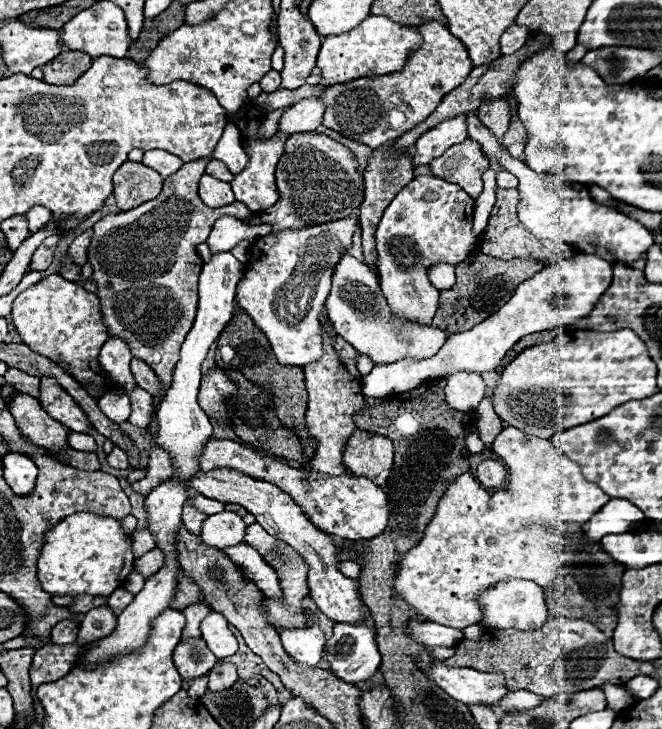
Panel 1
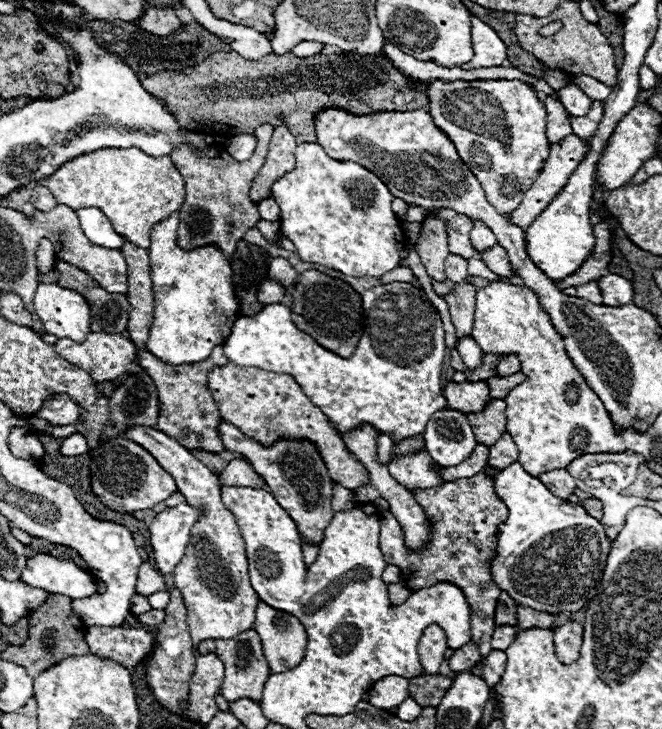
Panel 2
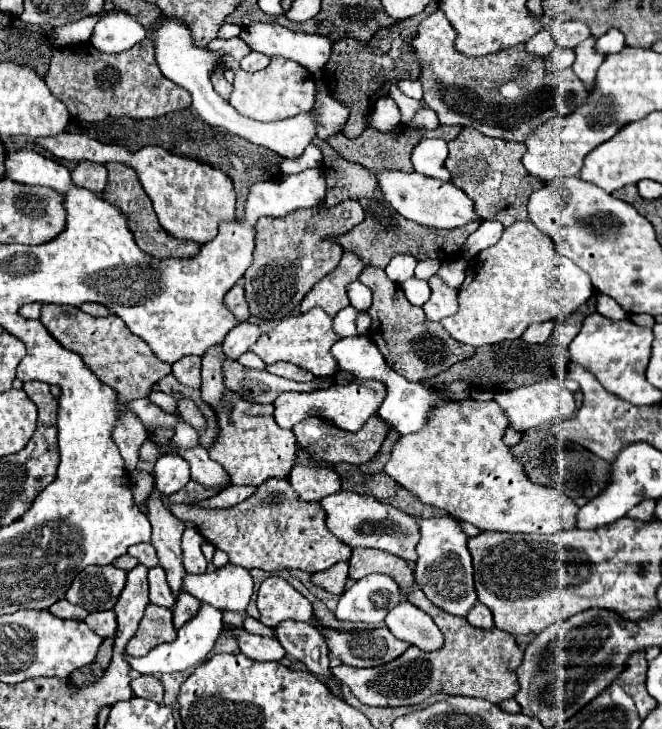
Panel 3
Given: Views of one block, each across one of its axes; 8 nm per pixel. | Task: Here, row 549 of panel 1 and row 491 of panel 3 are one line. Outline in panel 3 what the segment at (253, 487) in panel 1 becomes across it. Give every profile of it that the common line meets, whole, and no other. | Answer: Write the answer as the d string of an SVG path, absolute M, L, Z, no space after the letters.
M296 464L288 476L288 482L296 490L298 498L306 502L318 502L324 496L340 492L340 478L332 468Z

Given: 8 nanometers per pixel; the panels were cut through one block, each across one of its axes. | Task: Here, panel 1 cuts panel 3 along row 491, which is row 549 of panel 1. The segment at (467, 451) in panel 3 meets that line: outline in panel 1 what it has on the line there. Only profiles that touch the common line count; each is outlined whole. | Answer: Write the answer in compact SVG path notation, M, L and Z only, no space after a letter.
M506 426L492 442L492 450L508 468L508 488L490 494L469 472L460 475L446 486L424 538L416 544L416 548L408 550L398 564L394 590L416 610L422 620L432 620L458 630L478 624L482 622L478 602L480 592L510 578L524 578L544 584L544 588L550 586L564 590L564 582L558 574L558 548L566 534L572 532L568 524L582 526L610 500L606 492L584 478L580 464L572 462L562 450L552 446L550 440L524 434L514 426Z

